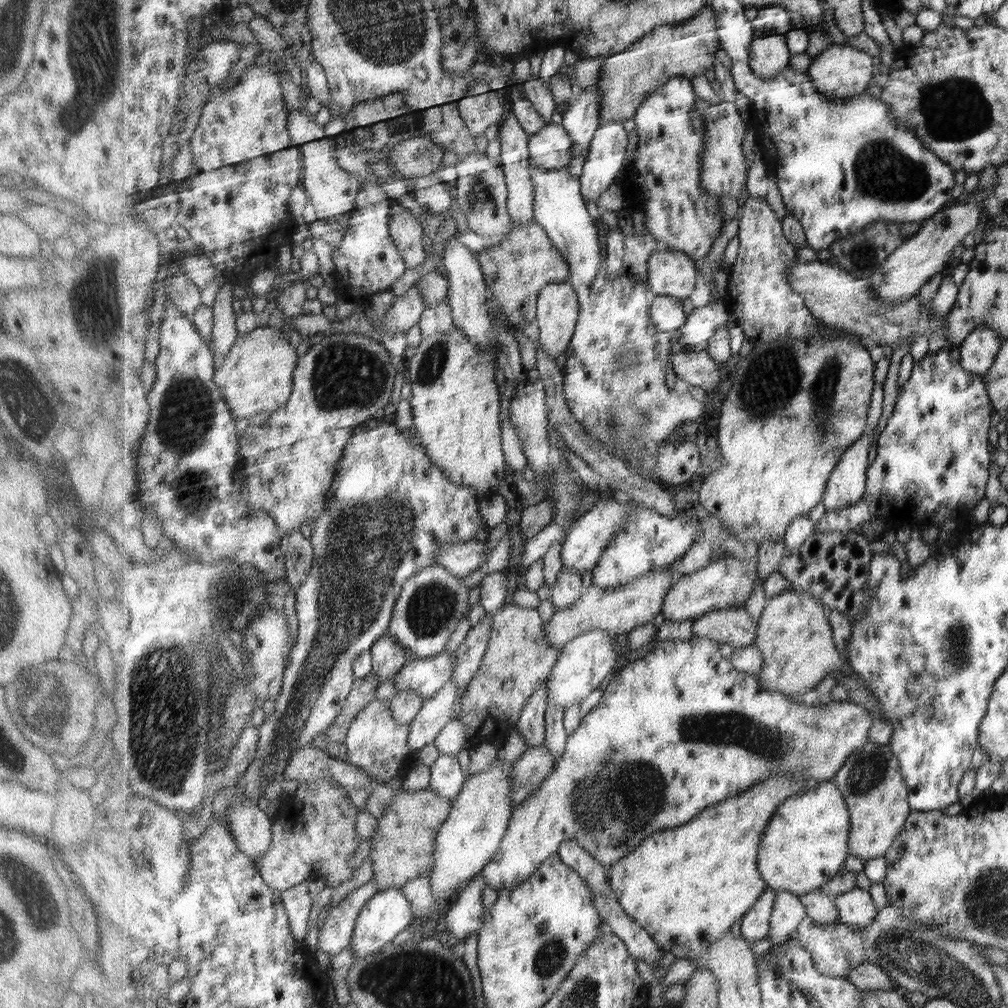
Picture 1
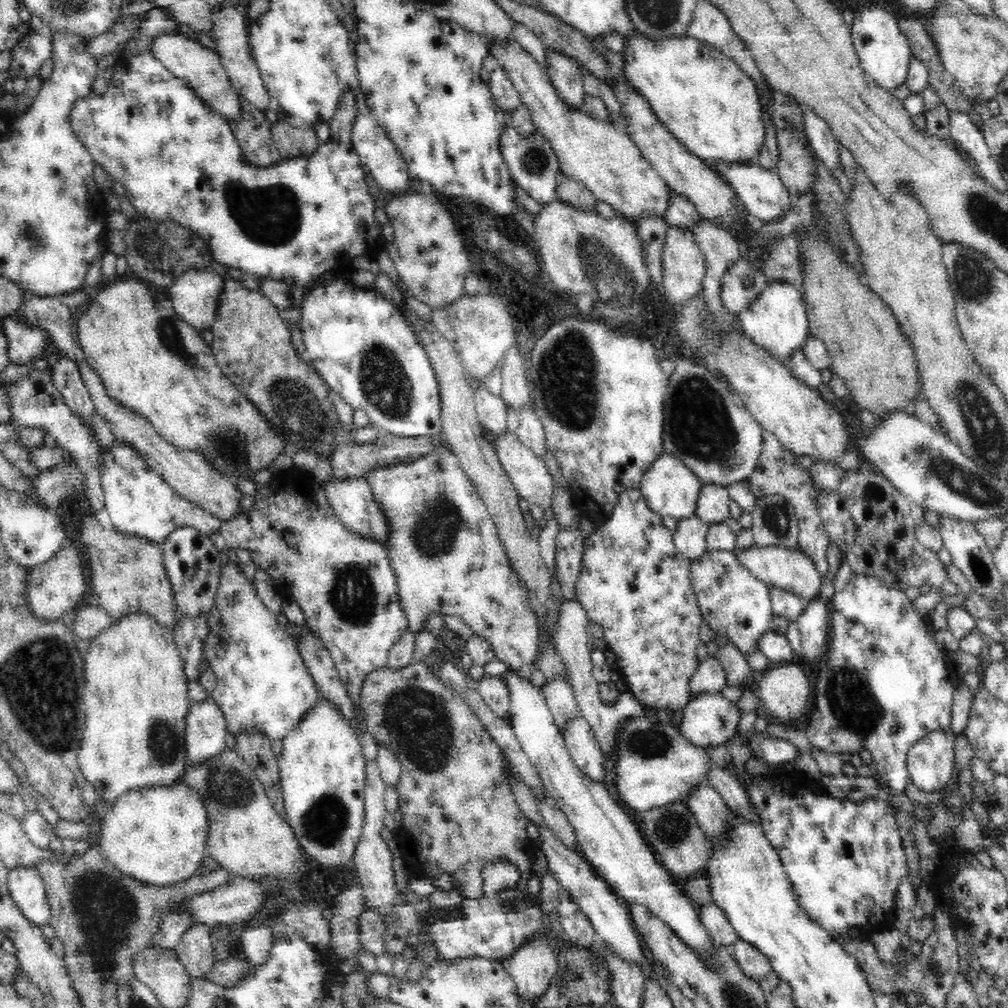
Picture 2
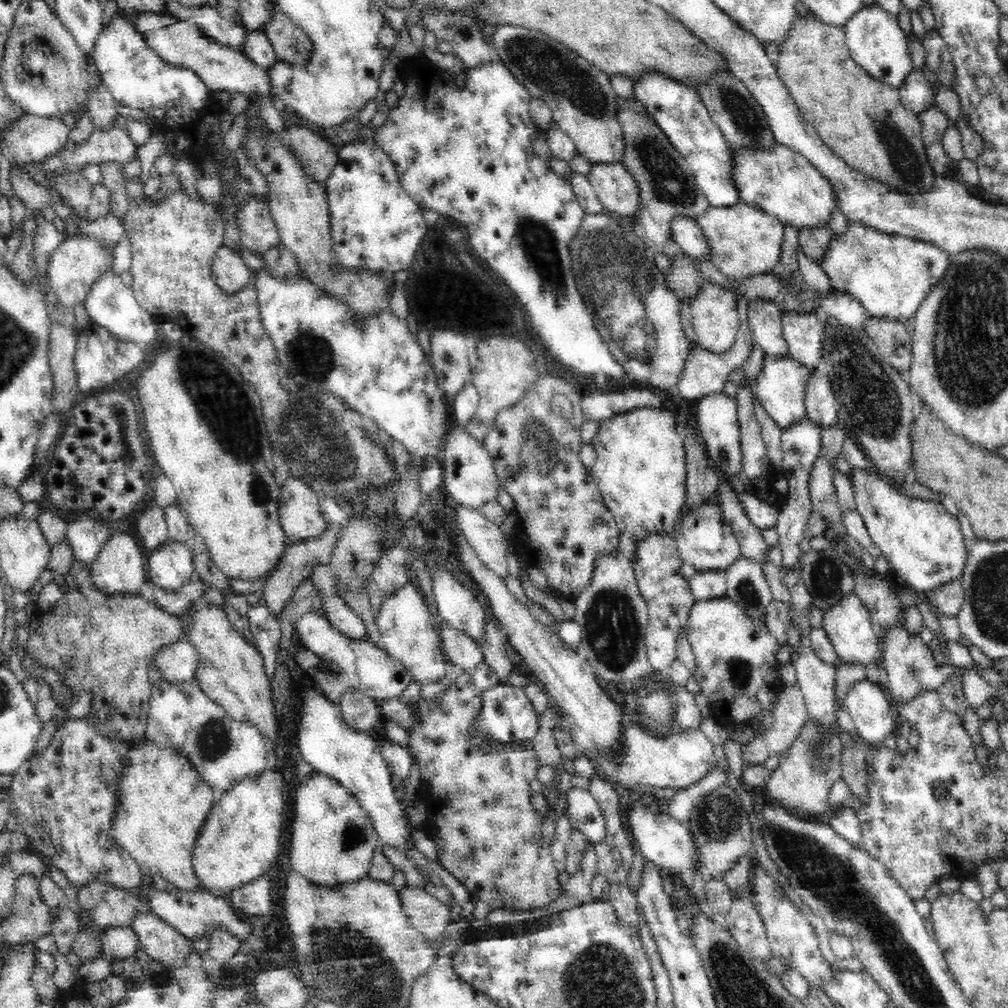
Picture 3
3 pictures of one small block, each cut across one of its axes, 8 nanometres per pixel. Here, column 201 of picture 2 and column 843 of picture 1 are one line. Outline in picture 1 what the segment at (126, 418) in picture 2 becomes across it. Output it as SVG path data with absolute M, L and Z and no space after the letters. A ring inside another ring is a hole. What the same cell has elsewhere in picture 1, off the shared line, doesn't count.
M875 432L864 436L845 451L825 490L823 504L826 511L843 509L855 505L865 496L867 472L869 467L869 450L873 445Z

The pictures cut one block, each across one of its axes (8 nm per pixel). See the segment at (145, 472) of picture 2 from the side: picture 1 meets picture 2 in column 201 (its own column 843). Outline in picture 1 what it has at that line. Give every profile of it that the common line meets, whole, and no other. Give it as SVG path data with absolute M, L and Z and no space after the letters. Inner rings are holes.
M948 347L937 352L928 352L920 361L915 362L911 376L899 391L895 410L877 440L877 455L867 472L867 493L865 493L863 499L855 505L849 505L843 507L843 509L837 509L831 512L826 511L822 518L816 523L817 533L827 534L829 532L847 533L859 531L865 522L871 522L871 520L877 520L877 518L887 524L886 528L888 531L894 533L906 527L909 527L911 530L928 529L930 526L939 529L939 526L941 526L945 520L955 520L957 516L971 512L971 510L985 498L985 491L988 488L989 482L989 464L993 463L995 459L989 447L989 430L992 428L994 405L992 404L992 397L989 395L989 389L987 389L987 382L985 382L983 378L984 375L975 375L963 367L959 348Z

